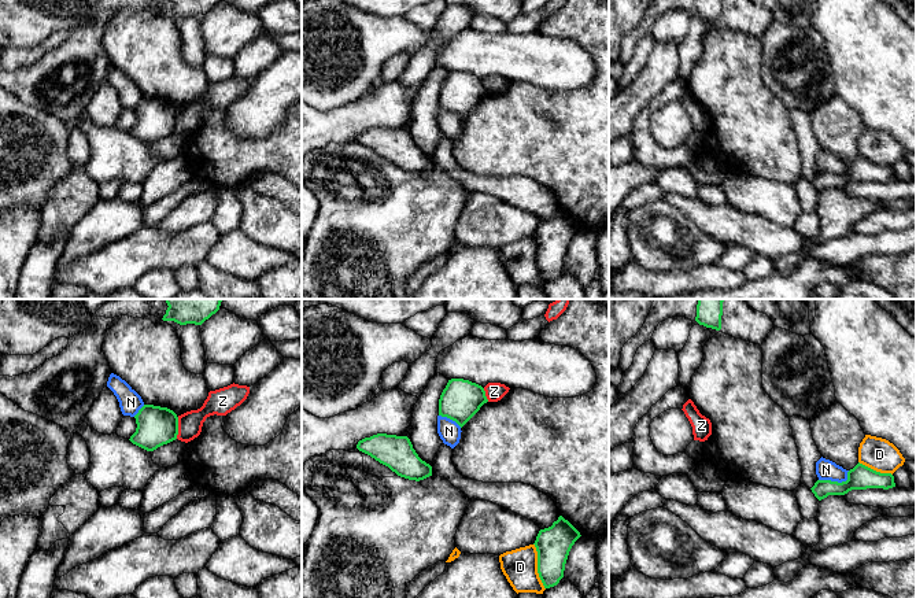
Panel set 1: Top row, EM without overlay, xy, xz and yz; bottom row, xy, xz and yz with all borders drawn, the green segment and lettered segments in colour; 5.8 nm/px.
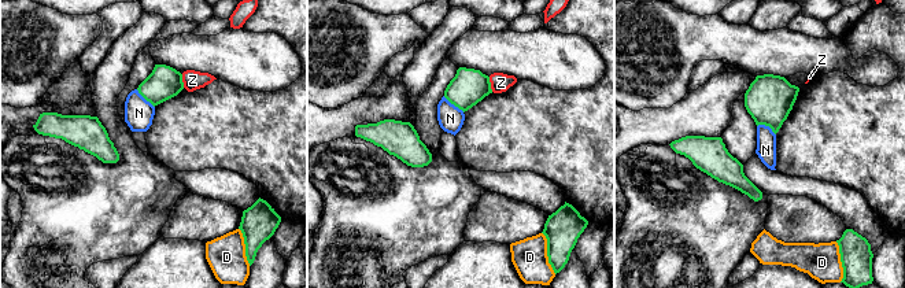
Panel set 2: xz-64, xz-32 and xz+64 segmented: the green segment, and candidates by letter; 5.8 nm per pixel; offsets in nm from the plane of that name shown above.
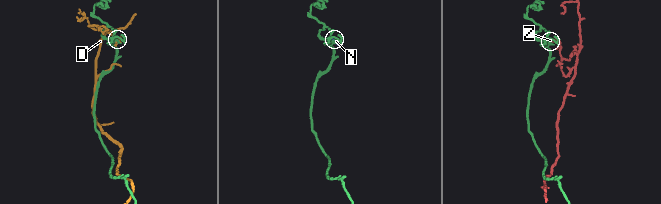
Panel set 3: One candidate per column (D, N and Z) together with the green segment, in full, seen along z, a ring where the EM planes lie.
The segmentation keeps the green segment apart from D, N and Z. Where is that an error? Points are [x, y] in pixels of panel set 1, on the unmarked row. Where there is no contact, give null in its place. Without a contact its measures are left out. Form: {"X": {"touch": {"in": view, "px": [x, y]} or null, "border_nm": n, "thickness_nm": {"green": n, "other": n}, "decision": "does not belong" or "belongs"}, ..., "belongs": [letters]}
{"D": {"touch": {"in": "xz", "px": [538, 259]}, "border_nm": 280, "thickness_nm": {"green": 200, "other": 200}, "decision": "does not belong"}, "N": {"touch": {"in": "yz", "px": [837, 174]}, "border_nm": 190, "thickness_nm": {"green": 140, "other": 120}, "decision": "does not belong"}, "Z": {"touch": {"in": "xy", "px": [177, 121]}, "border_nm": 130, "thickness_nm": {"green": 220, "other": 140}, "decision": "does not belong"}, "belongs": []}

